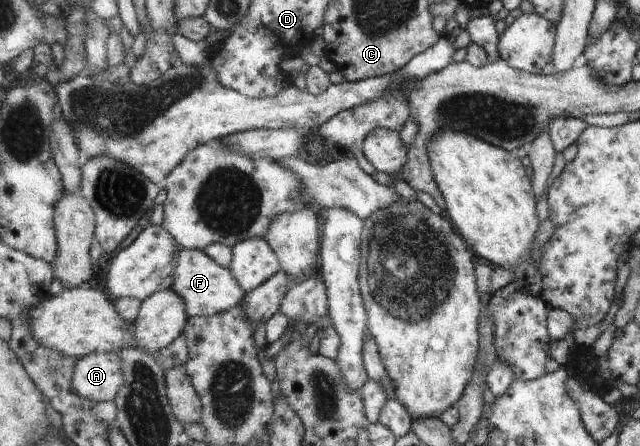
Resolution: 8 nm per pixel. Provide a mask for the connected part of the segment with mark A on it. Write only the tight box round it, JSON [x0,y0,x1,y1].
[72,352,123,402]

